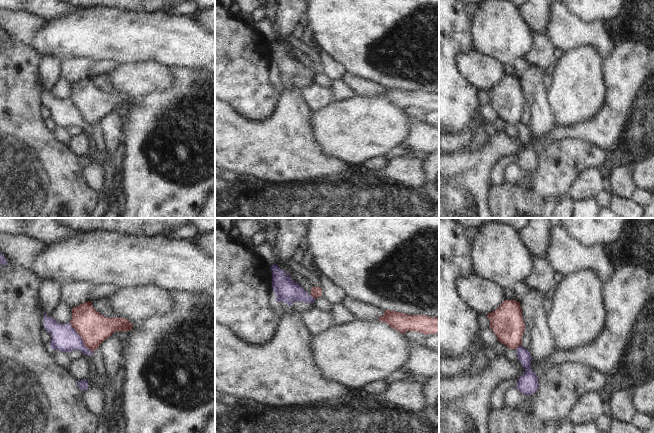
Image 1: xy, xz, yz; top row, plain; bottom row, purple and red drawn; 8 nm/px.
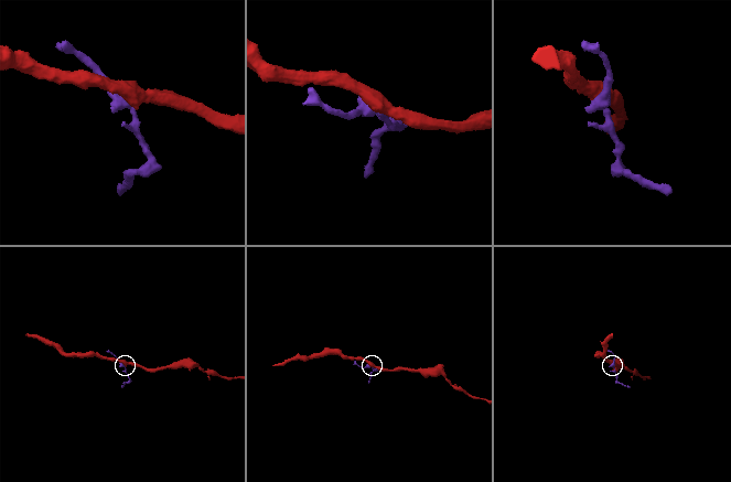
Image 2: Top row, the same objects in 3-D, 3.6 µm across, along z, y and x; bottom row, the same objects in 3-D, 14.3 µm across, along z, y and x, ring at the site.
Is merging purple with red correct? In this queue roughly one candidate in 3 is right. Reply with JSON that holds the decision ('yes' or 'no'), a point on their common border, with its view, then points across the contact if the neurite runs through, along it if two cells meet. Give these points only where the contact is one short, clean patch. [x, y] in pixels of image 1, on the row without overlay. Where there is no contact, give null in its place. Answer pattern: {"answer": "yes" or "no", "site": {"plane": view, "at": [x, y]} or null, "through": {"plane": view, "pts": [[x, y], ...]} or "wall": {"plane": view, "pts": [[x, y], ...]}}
{"answer": "no", "site": {"plane": "xy", "at": [80, 113]}, "wall": {"plane": "xy", "pts": [[69, 98], [83, 119], [92, 127]]}}

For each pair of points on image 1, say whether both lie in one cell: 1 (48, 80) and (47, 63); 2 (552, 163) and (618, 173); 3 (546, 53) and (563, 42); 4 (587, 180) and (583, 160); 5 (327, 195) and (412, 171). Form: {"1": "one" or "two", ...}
{"1": "one", "2": "two", "3": "two", "4": "two", "5": "two"}

